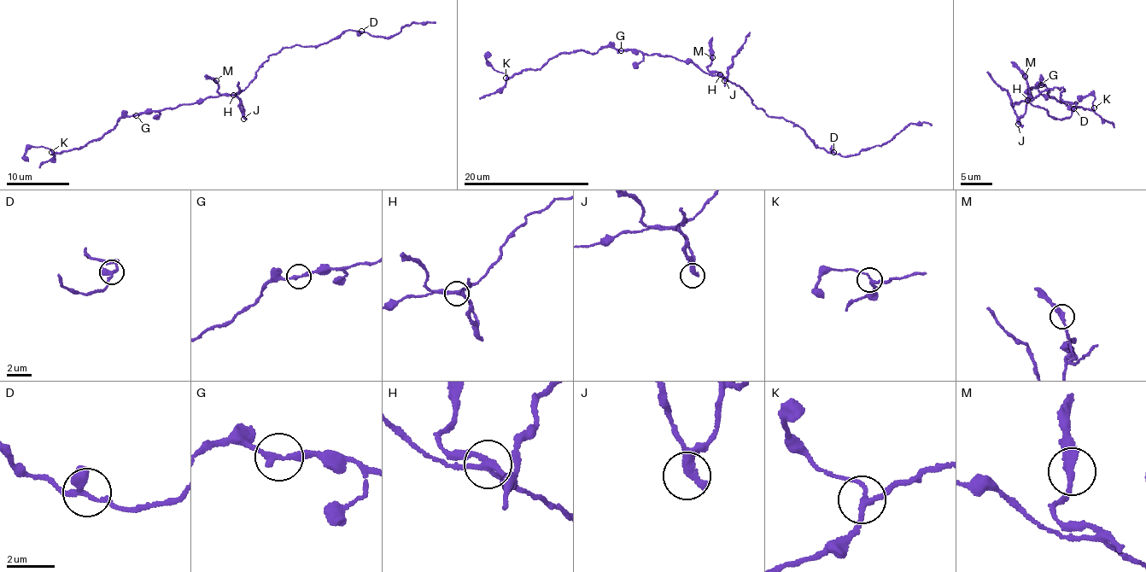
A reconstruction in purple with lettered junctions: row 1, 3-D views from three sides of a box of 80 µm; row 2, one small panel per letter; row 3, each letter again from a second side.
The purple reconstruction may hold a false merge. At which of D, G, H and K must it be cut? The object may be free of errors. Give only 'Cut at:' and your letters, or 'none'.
Cut at: H

